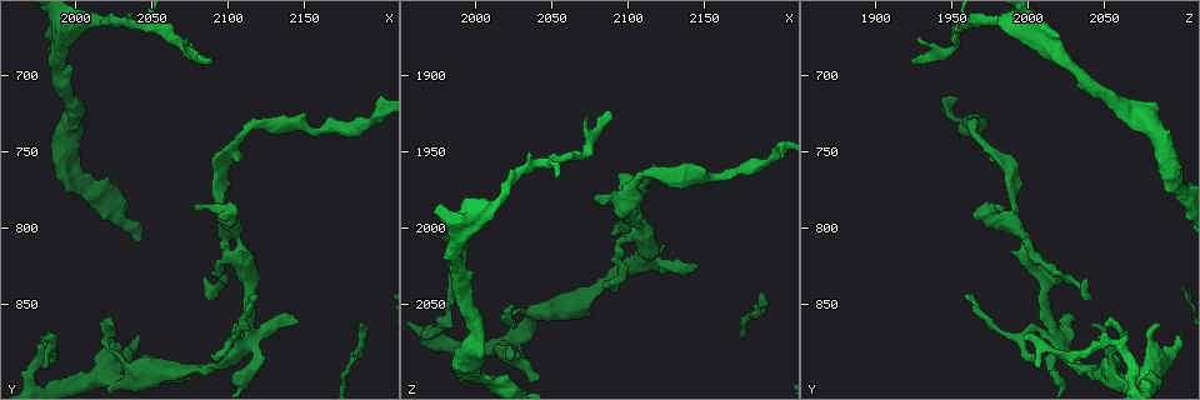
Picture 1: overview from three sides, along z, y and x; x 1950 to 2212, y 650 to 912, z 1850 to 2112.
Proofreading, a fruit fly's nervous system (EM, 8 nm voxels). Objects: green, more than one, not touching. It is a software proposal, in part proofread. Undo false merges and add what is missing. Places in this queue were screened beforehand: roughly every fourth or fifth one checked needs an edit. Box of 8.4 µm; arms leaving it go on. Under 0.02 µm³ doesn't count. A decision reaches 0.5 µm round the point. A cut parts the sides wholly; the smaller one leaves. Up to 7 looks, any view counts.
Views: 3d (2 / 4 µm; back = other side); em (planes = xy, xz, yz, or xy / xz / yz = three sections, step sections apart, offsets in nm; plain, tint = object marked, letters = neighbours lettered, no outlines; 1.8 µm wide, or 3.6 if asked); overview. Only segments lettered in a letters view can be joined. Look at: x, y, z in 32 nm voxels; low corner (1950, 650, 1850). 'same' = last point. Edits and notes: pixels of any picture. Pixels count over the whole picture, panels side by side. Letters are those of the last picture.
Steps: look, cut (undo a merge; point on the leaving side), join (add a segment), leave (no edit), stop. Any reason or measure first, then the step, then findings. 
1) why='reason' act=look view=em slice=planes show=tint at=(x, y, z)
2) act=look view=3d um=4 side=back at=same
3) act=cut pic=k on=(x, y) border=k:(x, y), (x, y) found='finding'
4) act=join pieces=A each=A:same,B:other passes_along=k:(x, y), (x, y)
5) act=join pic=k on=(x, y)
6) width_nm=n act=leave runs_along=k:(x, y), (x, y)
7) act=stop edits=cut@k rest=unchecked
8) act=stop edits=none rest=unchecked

why='an open end' act=look view=em slice=xy step=8 show=tint at=(2086, 688, 1922)

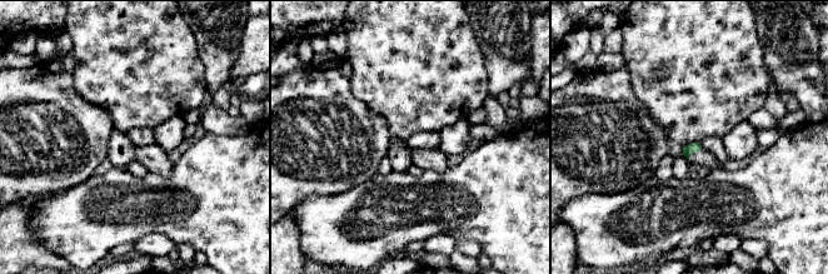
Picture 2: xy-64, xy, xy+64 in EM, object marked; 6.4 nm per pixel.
why='another direction' act=look view=em slice=planes show=letters at=same

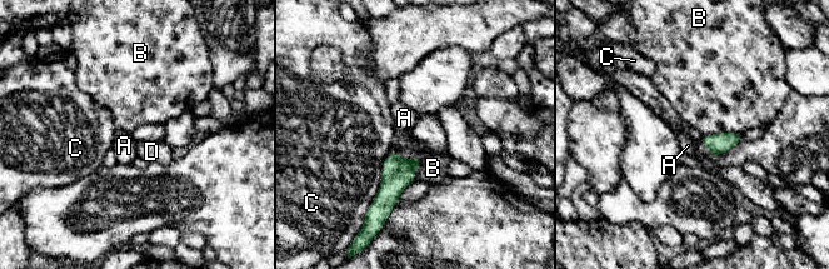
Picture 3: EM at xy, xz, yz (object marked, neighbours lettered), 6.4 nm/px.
longest_contact=C:380nm act=join pieces=D each=A:other,B:other,C:other,D:same passes_along=3:(718, 144), (707, 147), (703, 150) found='the neuron continues'

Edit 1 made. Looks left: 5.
why='see it whole again' act=look view=overview

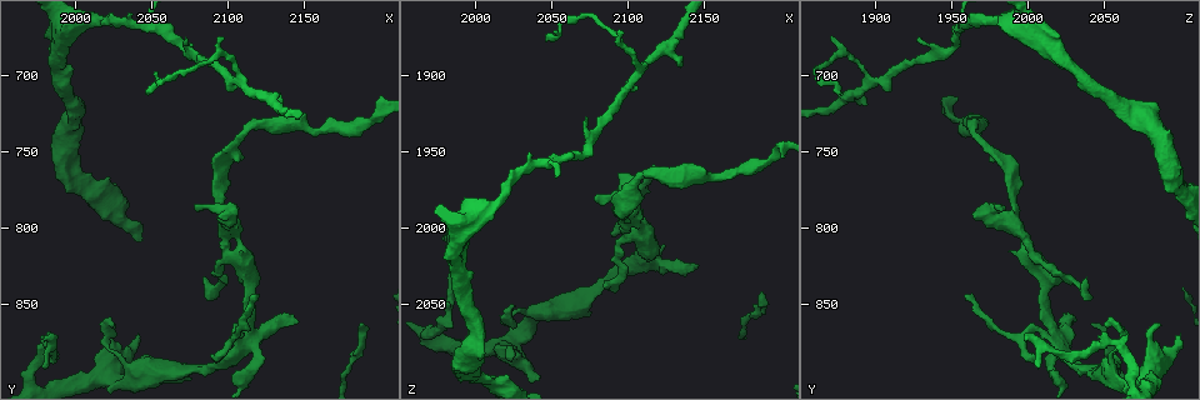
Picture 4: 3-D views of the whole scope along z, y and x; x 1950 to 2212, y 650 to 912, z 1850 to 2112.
why='thin end' act=look view=em slice=planes show=letters at=(2044, 710, 1876)

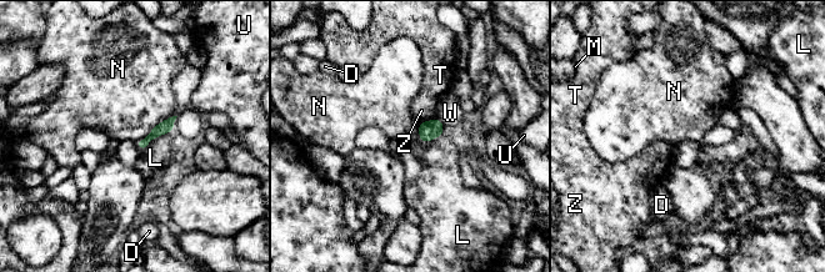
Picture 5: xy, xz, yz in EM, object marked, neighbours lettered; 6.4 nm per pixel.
longest_contact=N:320nm act=leave each=D:other,L:other,M:other,N:other,T:other,U:other,W:other,Z:other runs_along=5:(170, 121), (141, 146) found='none of them fits'

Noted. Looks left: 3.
why='thin end' act=look view=3d um=2 at=(1980, 892, 2006)

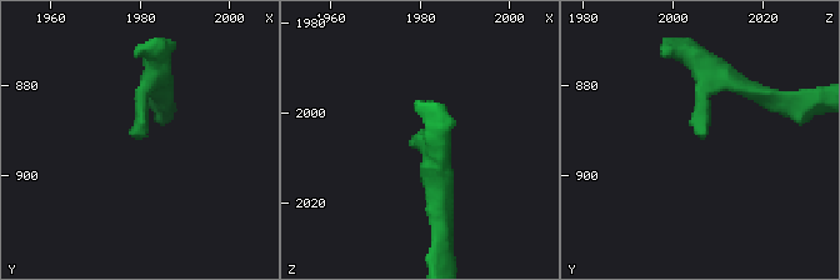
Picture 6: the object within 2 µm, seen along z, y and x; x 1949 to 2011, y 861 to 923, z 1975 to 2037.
act=look view=em slice=xz step=16 show=tint at=(1979, 891, 2006)

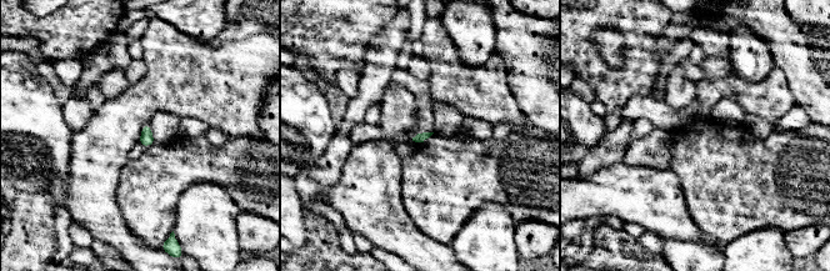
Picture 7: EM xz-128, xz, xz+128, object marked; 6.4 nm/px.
why='another direction' act=look view=em slice=planes show=letters at=same

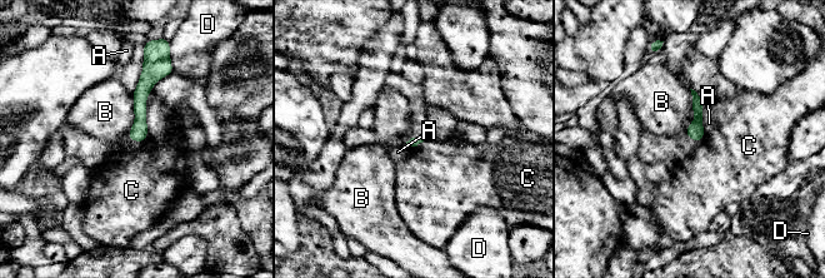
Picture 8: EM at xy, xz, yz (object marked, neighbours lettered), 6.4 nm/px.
act=leave each=A:other,B:other,C:other,D:other border=8:(133, 94), (134, 122), (126, 138) found='none of them fits'

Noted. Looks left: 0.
act=stop edits=join@3 rest=unchecked

